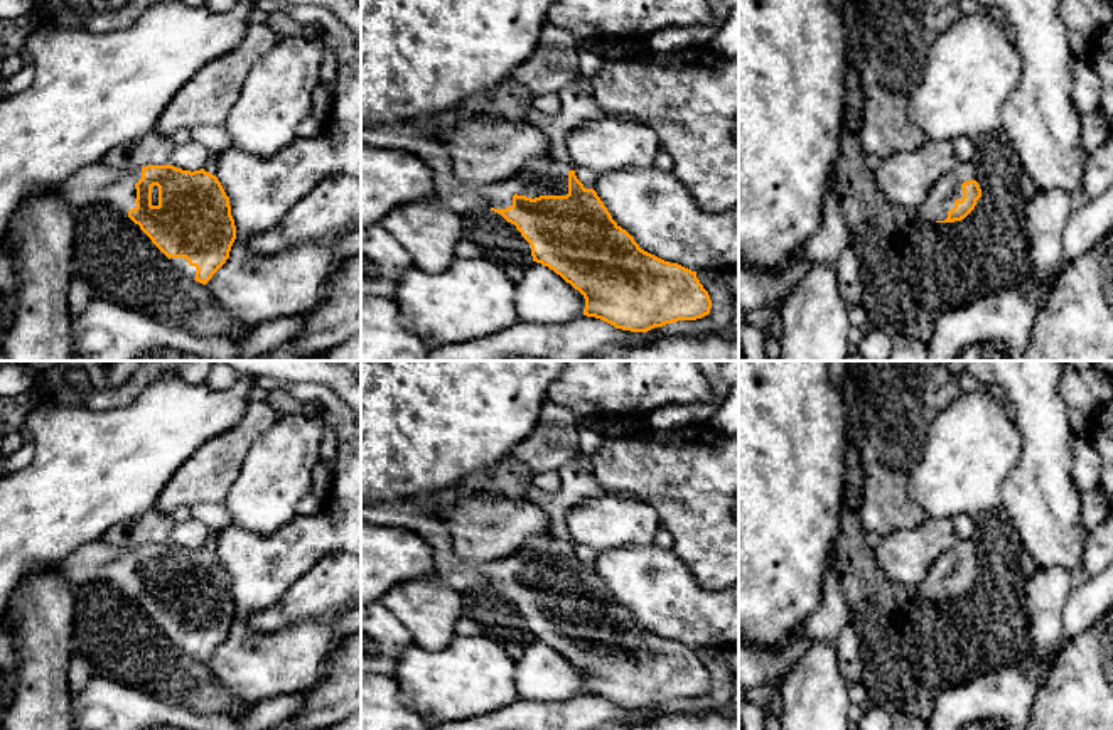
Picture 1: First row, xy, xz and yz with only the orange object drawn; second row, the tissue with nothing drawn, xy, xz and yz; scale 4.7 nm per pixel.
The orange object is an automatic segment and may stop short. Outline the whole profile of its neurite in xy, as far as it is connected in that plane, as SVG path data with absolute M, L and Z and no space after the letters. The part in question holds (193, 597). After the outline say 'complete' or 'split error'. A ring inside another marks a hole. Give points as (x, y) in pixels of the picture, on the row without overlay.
M86 543L59 563L78 588L110 580L123 588L186 654L206 663L229 636L236 617L229 575L216 553L174 543L128 548Z | split error

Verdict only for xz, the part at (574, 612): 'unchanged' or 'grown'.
grown

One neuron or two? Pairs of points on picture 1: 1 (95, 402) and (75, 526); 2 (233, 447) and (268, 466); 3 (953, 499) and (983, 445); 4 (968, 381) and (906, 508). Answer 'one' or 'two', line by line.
1: two
2: two
3: one
4: two

